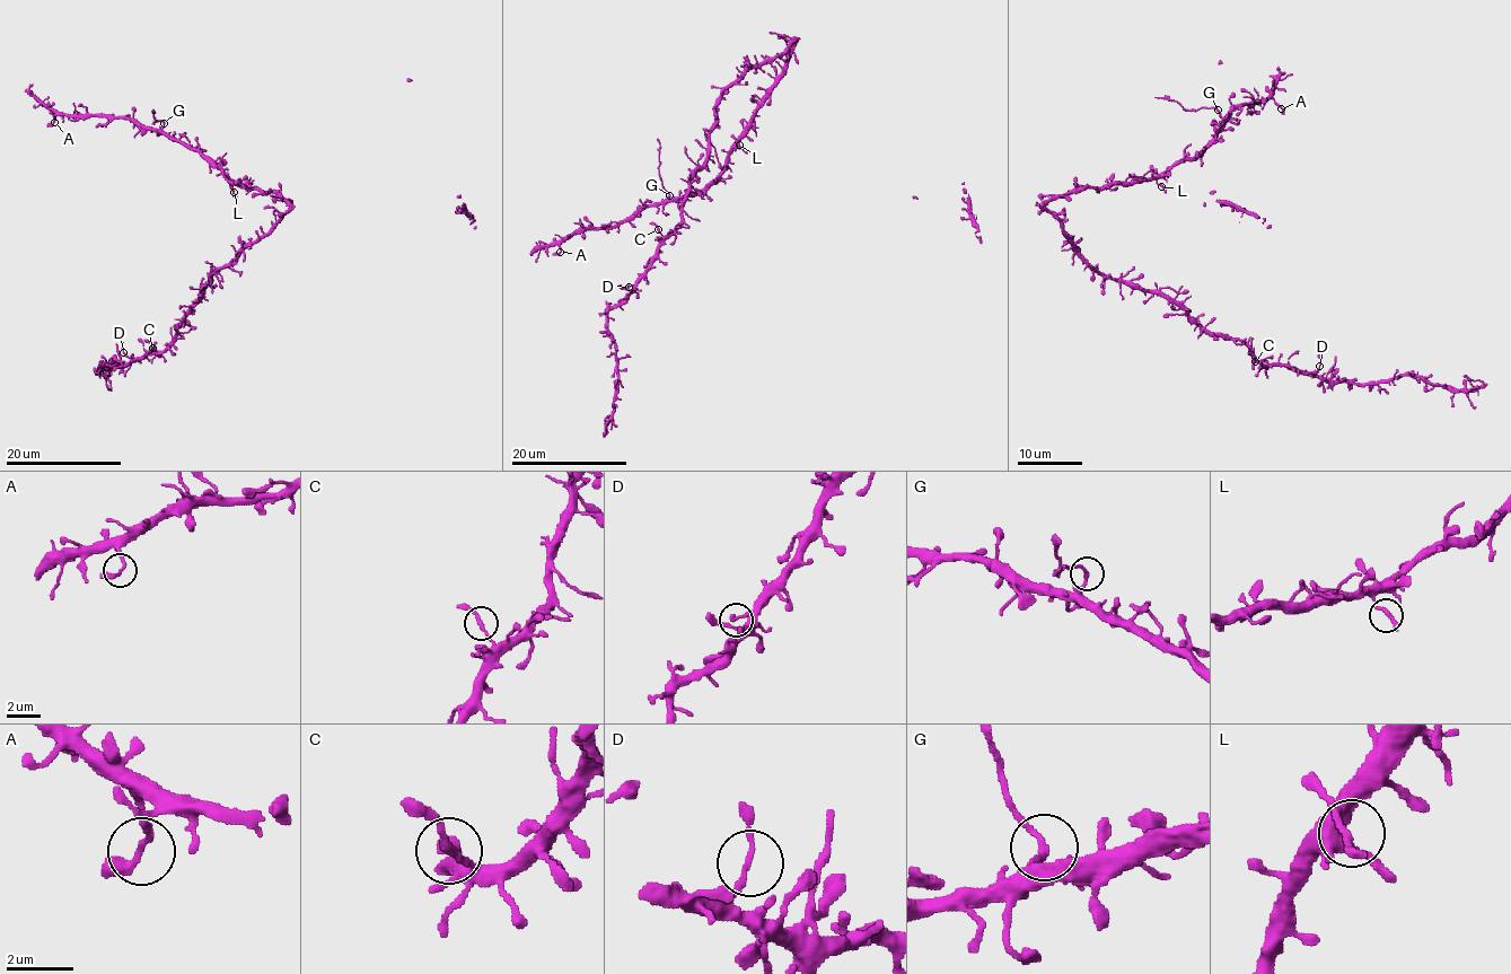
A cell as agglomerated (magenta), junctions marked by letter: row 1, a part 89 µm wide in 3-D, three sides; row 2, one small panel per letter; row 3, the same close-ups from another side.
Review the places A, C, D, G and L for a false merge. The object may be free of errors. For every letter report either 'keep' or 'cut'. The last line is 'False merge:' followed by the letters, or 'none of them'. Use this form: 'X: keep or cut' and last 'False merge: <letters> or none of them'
A: keep
C: keep
D: keep
G: cut
L: keep
False merge: G

